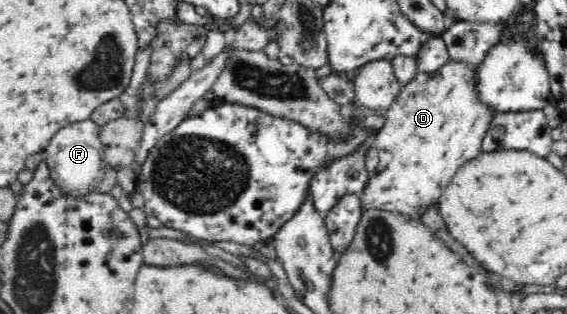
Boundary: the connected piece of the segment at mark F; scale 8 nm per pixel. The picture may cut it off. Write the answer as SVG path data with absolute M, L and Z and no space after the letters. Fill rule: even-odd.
M91 119L67 124L58 130L45 150L45 161L51 178L63 192L69 196L83 196L83 194L95 192L97 184L103 178L106 163L102 154L103 144L98 124Z

